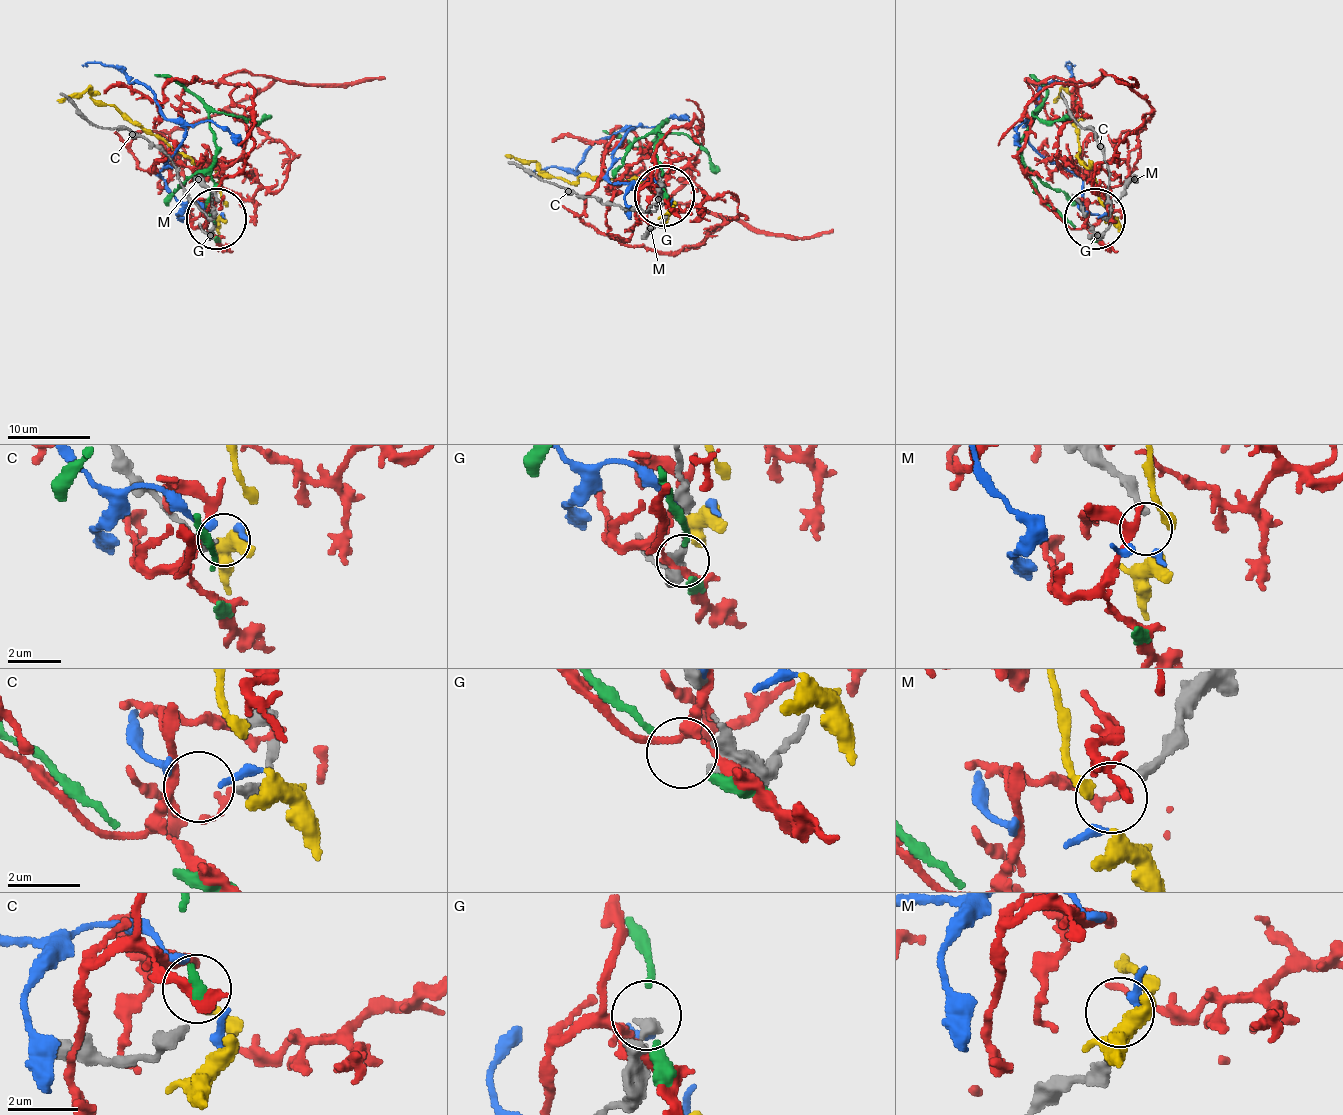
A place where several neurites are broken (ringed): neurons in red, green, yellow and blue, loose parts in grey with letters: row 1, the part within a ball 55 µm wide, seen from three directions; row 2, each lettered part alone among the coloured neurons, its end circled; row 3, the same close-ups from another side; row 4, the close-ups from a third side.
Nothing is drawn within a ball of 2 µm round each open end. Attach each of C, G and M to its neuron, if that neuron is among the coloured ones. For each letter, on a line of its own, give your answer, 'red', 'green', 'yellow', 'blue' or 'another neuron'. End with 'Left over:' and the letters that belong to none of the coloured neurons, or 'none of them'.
C: another neuron
G: another neuron
M: another neuron
Left over: C, G, M

